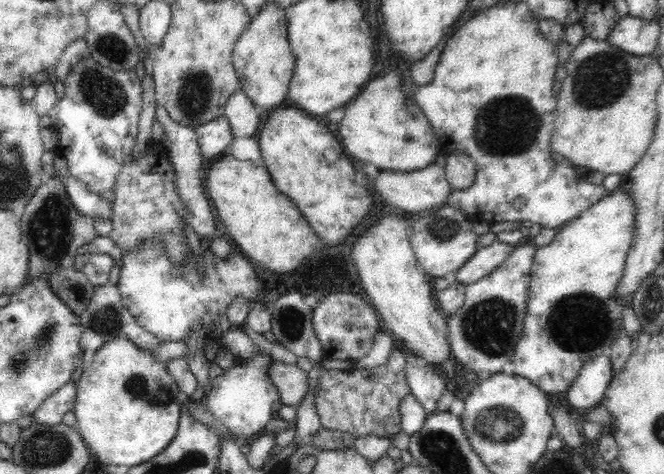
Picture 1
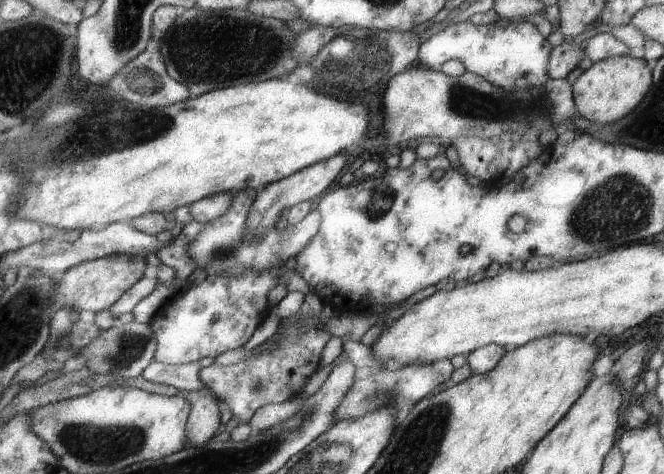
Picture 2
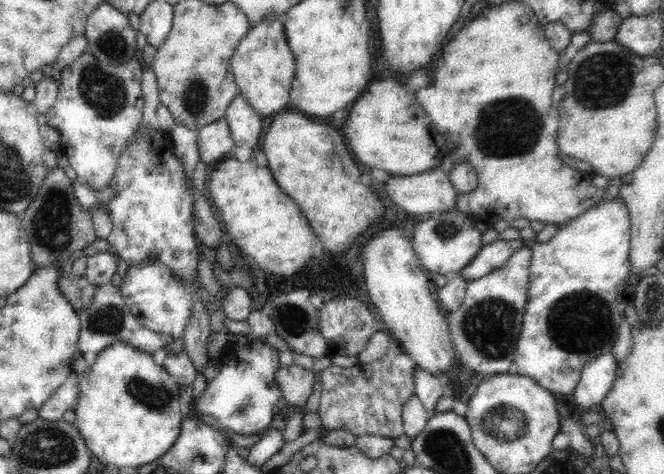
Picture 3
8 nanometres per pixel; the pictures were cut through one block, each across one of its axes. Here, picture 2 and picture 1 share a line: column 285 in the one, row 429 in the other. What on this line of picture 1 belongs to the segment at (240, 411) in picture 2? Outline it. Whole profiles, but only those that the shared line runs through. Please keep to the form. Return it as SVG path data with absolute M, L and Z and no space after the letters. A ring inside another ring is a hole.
M394 346L384 366L320 372L315 397L321 427L346 432L354 439L365 435L394 437L402 428L398 406L410 394L402 372L404 365L402 351Z

